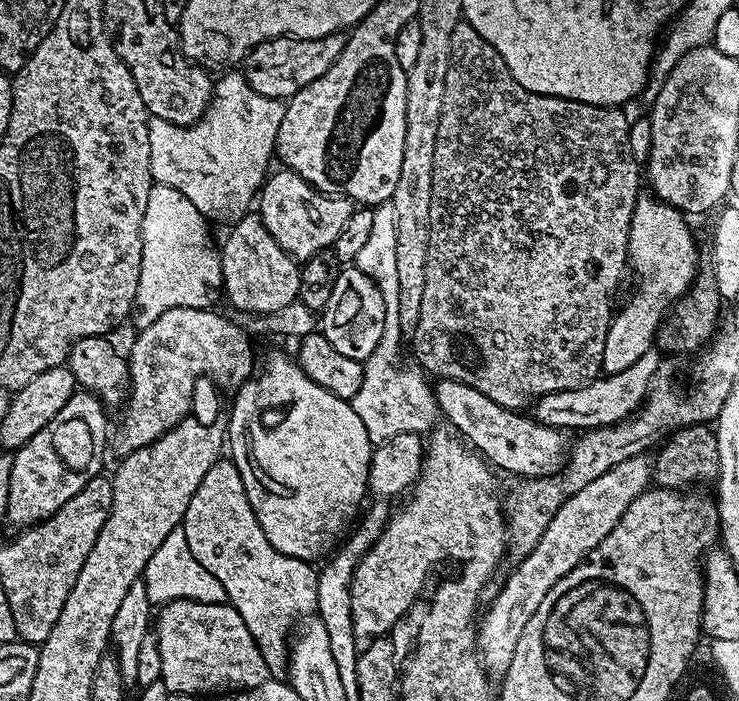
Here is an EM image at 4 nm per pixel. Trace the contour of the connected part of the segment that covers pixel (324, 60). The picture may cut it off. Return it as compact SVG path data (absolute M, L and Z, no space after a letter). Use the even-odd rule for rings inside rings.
M279 36L273 40L267 40L253 48L242 61L242 74L258 90L258 94L266 94L275 100L291 98L298 90L310 86L314 78L322 78L330 66L342 54L345 37L323 36L313 40L300 40L296 36Z

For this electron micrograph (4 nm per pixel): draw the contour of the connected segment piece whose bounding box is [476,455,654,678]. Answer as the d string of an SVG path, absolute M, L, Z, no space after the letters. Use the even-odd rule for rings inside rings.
M647 455L626 458L626 462L618 462L618 466L606 470L606 474L582 486L582 490L573 496L567 496L554 518L550 518L546 534L538 538L538 546L534 546L534 550L530 550L530 554L526 554L517 563L520 565L505 578L488 613L485 616L483 613L479 621L476 636L478 655L493 677L503 677L510 670L510 662L518 650L518 638L522 638L522 630L526 630L526 622L534 618L534 610L538 610L542 598L550 594L550 586L566 578L574 566L583 562L600 545L602 538L618 526L622 514L626 514L626 506L649 487L654 468L648 459Z

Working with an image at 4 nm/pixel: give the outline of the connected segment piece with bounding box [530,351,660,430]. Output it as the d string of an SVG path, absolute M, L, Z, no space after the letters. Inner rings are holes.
M655 351L647 352L642 358L638 358L638 362L634 362L634 366L626 366L626 370L621 372L601 374L580 388L535 397L533 404L536 405L530 409L530 415L539 424L561 430L605 428L627 420L644 403L653 380L657 379L656 367L659 366L660 360L656 355Z

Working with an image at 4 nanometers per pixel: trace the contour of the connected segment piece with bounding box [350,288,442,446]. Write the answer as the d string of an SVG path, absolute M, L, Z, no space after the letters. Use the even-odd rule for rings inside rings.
M388 288L382 289L380 293L382 302L386 306L386 322L382 326L382 338L378 346L374 346L374 354L370 354L367 360L363 361L362 386L350 401L354 414L362 418L362 426L366 426L366 434L374 446L386 442L386 438L394 438L394 434L431 433L437 427L436 419L441 419L442 416L440 407L436 404L433 385L430 382L428 385L429 377L422 371L419 363L411 359L408 361L403 356L404 348L406 352L406 337L402 330L402 322L398 320L398 304L385 304L388 300Z

